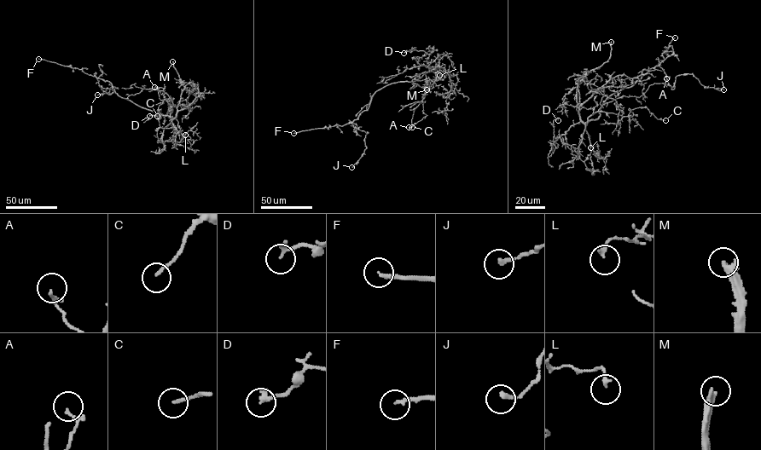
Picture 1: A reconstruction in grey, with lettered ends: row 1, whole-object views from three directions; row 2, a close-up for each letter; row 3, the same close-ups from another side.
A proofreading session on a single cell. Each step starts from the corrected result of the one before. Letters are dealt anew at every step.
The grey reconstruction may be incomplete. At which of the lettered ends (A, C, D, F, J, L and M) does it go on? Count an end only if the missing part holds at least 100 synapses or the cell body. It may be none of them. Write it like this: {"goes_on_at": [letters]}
{"goes_on_at": ["F", "M"]}

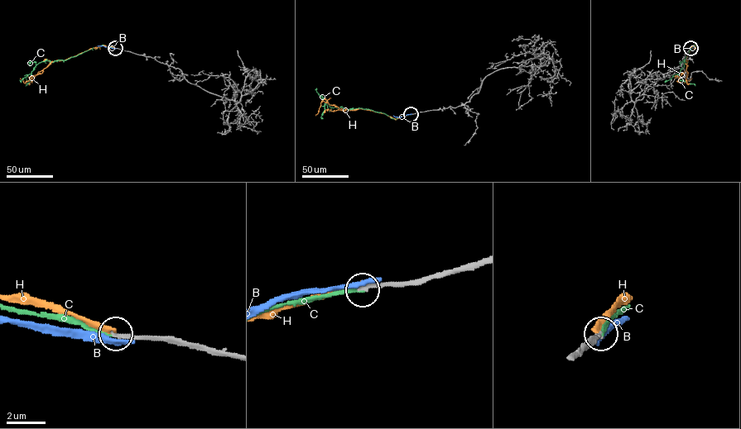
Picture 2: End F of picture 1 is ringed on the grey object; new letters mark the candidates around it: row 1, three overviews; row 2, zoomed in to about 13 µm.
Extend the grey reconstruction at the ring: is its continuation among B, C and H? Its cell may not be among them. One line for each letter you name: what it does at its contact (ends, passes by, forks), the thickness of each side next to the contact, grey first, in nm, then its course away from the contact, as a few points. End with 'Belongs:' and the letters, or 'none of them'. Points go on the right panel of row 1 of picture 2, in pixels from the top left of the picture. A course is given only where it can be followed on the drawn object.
C: it ends there; 220 nm thick on the grey side, 220 nm on the other; it runs (690, 48), (695, 46), (689, 51), (685, 62), (683, 61), (684, 66), (677, 74), (680, 80), (695, 86)
Belongs: C

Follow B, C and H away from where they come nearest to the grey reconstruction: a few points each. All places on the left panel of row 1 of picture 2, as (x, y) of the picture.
B: (116, 49), (98, 46)
C: (115, 48), (102, 45), (65, 59), (39, 63), (26, 86)
H: (115, 48), (102, 45), (91, 48), (64, 60), (53, 61), (41, 73), (34, 75), (25, 83), (20, 78)

